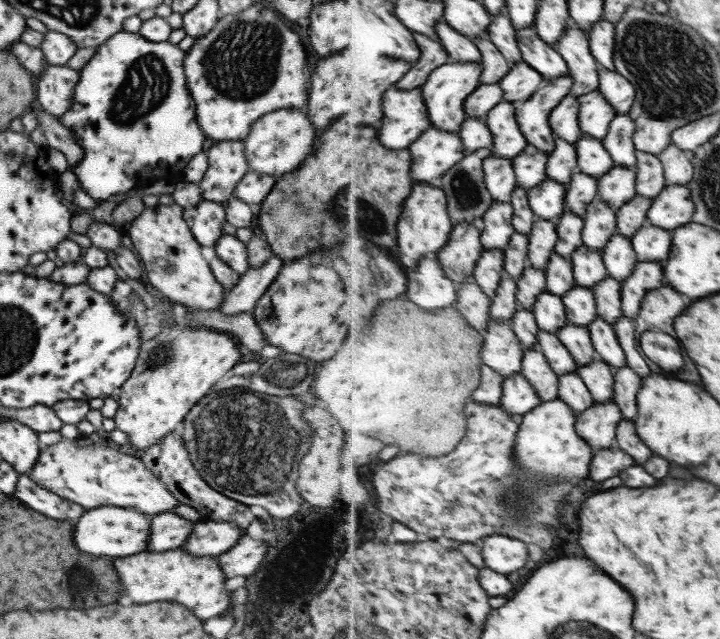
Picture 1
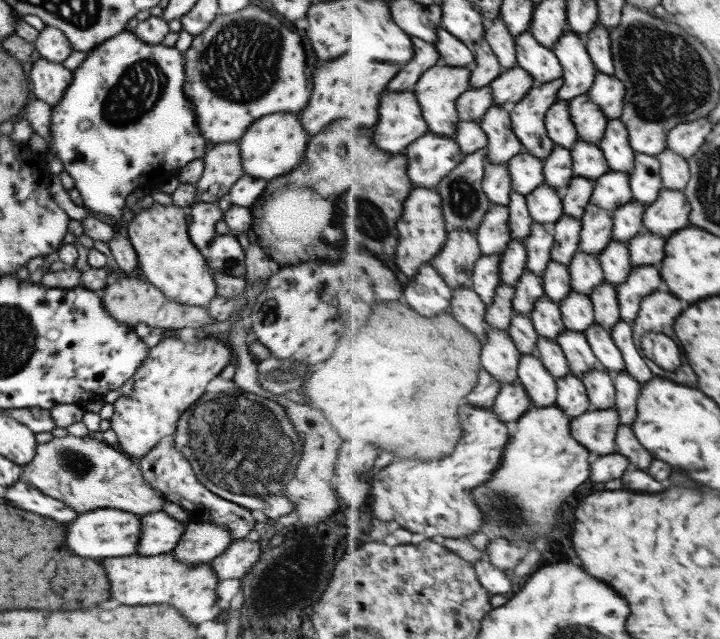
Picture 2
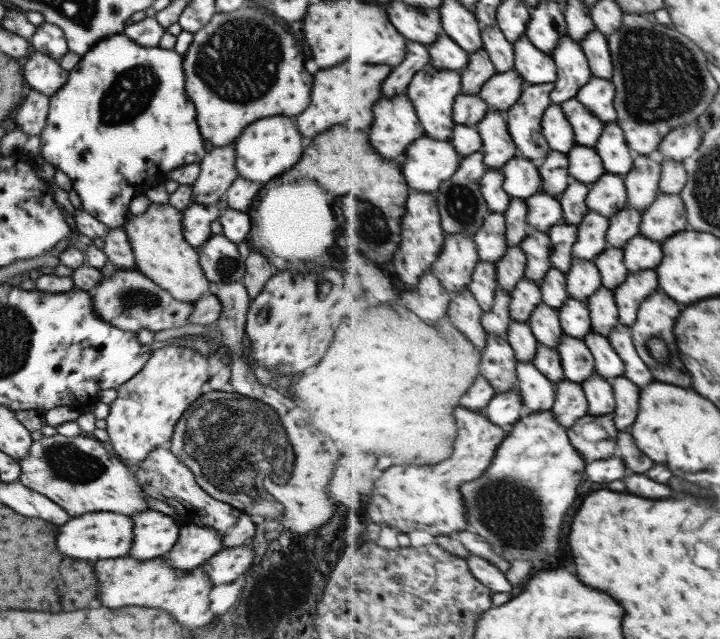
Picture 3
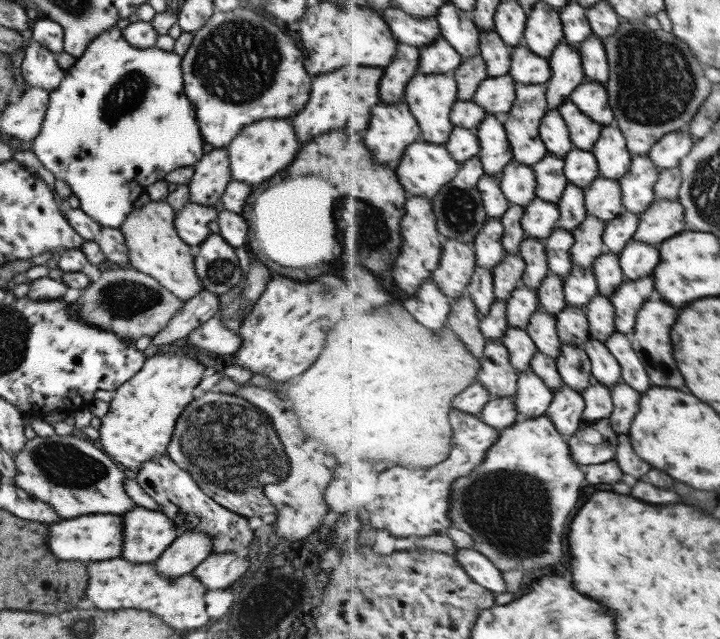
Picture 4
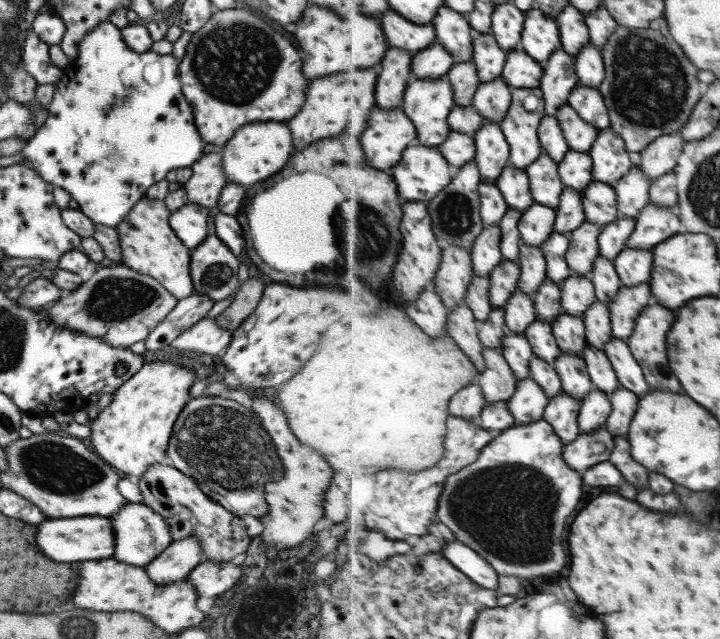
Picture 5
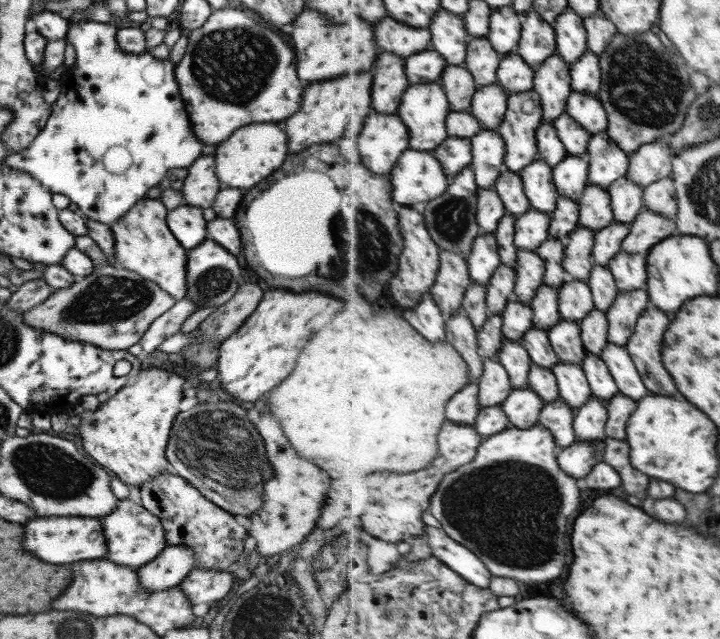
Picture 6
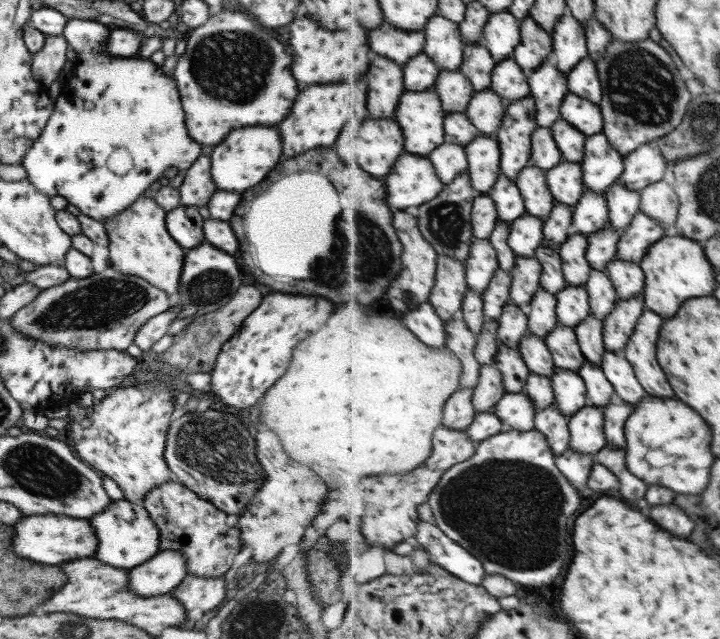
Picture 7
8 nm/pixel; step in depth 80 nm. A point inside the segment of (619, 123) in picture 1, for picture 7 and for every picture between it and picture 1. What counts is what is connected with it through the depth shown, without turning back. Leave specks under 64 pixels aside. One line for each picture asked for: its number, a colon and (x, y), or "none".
2: (616, 144)
3: (618, 157)
4: (615, 159)
5: (612, 160)
6: (609, 162)
7: (603, 165)

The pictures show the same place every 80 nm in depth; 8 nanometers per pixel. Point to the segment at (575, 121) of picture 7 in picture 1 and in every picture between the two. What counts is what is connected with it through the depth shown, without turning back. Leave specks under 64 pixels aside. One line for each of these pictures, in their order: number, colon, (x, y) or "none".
1: (615, 87)
2: (609, 92)
3: (598, 95)
4: (591, 97)
5: (589, 102)
6: (589, 110)

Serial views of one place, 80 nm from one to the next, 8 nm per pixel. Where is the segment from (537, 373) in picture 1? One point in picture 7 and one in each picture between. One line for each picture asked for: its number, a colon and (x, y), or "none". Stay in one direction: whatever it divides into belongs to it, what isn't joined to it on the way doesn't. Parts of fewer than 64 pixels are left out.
2: (542, 386)
3: (539, 393)
4: (533, 399)
5: (528, 404)
6: (524, 406)
7: (518, 411)

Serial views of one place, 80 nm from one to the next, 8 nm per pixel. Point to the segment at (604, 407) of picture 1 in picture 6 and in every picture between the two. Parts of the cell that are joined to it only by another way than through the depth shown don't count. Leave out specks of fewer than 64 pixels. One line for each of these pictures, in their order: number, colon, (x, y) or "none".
2: (597, 430)
3: (596, 437)
4: (597, 442)
5: (588, 450)
6: (578, 460)

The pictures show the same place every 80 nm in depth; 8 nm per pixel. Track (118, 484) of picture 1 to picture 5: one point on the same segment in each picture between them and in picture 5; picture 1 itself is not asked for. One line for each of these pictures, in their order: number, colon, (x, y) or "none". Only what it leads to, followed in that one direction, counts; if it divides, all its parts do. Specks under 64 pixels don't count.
2: (86, 473)
3: (78, 474)
4: (69, 473)
5: (57, 473)

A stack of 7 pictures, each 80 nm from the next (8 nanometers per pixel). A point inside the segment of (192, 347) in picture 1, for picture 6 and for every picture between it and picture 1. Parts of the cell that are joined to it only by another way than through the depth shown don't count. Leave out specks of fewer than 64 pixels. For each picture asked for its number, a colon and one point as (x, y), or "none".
2: (172, 376)
3: (142, 416)
4: (138, 425)
5: (131, 433)
6: (127, 434)

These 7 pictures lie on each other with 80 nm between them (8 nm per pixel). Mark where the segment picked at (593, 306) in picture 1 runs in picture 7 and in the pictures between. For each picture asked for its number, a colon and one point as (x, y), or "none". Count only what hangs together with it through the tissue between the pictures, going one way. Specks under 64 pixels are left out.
2: (578, 310)
3: (575, 317)
4: (573, 325)
5: (570, 330)
6: (566, 337)
7: (563, 341)

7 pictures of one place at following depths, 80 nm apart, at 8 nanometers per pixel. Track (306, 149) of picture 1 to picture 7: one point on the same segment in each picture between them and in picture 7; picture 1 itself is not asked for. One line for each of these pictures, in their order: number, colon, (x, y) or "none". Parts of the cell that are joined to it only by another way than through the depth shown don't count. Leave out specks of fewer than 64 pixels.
2: (274, 144)
3: (265, 148)
4: (258, 151)
5: (256, 151)
6: (252, 152)
7: (247, 154)

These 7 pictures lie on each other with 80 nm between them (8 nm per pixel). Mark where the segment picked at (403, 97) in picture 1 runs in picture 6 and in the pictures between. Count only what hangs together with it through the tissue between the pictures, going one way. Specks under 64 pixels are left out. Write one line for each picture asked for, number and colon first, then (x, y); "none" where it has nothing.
2: (402, 120)
3: (397, 124)
4: (394, 127)
5: (390, 132)
6: (385, 137)

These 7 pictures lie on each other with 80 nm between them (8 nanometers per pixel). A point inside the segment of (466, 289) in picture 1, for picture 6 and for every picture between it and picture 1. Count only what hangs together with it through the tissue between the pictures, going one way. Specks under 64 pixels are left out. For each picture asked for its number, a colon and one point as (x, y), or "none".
2: (467, 306)
3: (466, 313)
4: (465, 317)
5: (462, 326)
6: (460, 331)

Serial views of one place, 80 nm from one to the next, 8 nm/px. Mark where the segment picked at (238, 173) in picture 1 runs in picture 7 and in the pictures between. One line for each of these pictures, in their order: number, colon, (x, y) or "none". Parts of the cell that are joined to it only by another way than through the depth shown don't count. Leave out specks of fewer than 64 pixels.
2: (222, 167)
3: (217, 171)
4: (211, 173)
5: (203, 187)
6: (200, 186)
7: (196, 188)

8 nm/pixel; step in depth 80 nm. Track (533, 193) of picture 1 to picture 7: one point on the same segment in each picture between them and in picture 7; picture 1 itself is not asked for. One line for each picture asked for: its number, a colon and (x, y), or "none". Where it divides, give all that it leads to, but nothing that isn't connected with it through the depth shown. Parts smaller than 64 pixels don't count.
2: (546, 204)
3: (545, 212)
4: (541, 217)
5: (537, 223)
6: (532, 229)
7: (526, 237)

